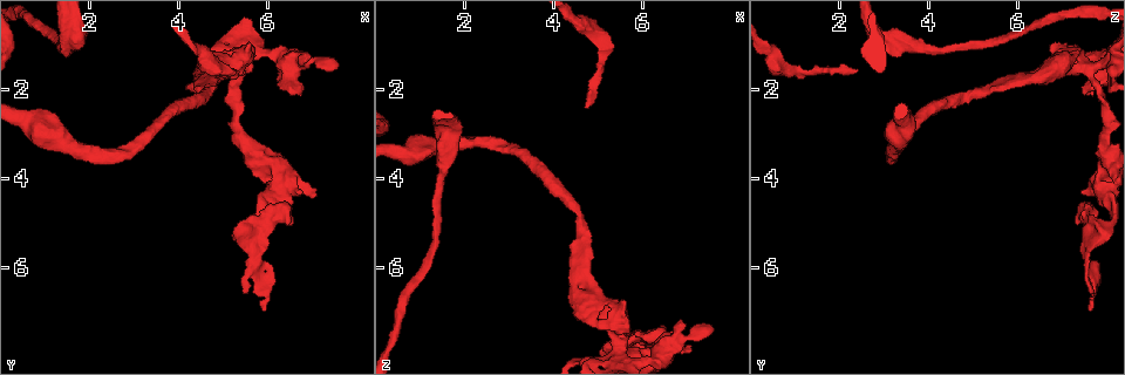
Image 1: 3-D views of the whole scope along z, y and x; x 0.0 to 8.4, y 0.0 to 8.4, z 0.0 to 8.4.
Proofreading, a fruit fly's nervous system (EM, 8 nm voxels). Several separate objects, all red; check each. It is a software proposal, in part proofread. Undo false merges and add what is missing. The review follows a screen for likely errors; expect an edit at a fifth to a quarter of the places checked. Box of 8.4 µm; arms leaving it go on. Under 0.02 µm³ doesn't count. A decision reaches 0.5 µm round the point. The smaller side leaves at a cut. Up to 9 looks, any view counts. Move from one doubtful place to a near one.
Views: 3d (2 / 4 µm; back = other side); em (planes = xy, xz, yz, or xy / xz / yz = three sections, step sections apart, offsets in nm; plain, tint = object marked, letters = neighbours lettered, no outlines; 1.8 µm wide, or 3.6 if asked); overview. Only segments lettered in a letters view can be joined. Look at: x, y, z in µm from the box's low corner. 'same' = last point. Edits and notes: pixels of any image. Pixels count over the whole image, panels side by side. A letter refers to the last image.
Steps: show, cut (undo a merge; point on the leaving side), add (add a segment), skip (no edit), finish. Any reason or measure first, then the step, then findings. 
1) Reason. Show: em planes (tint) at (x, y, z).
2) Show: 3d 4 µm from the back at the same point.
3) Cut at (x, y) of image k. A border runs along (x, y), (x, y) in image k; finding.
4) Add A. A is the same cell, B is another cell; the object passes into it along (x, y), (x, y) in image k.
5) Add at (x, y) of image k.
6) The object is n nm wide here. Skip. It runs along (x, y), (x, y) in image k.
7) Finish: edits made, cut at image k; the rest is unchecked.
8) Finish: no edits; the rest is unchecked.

Branch stops here. Show: 3d 2 µm at (4.75, 1.50, 2.40).

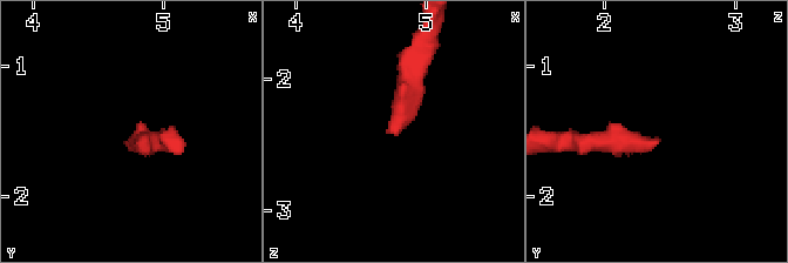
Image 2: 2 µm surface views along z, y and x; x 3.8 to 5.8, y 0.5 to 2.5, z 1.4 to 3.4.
Show: em planes (letters) at (4.72, 1.54, 2.42).

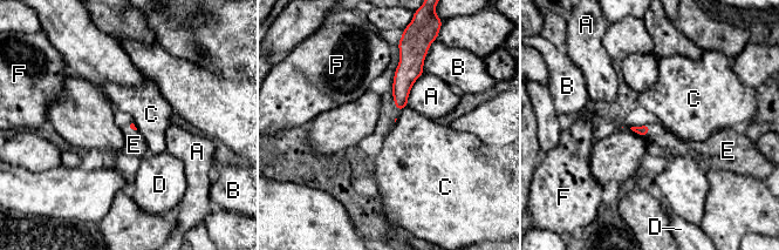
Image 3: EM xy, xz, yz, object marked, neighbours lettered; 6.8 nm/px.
The longest contact is with A, 260 nm. Add E. E is the same cell, A, B, C, D and F are other cells; the object passes into it along (642, 130), (649, 130), (661, 142) in image 3; the neuron continues.

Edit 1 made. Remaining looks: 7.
Show: em planes (letters) at (6.05, 6.45, 7.85).

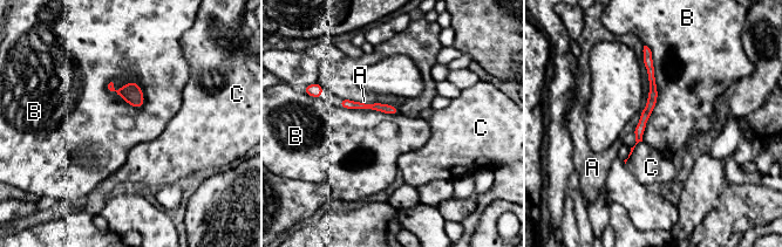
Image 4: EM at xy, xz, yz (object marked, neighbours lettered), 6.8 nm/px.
The longest contact is with B, 300 nm. Skip. A, B and C are other cells; none of them fits.

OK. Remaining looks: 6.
An open end. Show: 3d 2 µm from the back at (6.65, 2.15, 7.60).

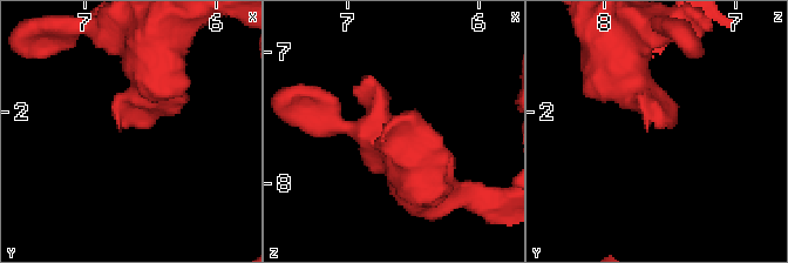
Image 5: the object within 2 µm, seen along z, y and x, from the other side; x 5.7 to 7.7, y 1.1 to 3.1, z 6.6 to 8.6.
Show: em planes (letters) at (6.68, 2.14, 7.54).

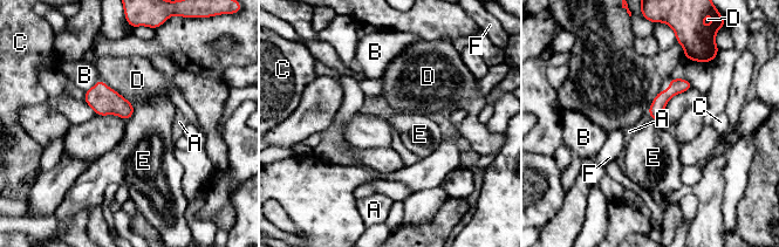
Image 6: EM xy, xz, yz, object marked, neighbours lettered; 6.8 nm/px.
Skip. A, B, C, D, E and F are other cells; no lettered segment goes on from it.

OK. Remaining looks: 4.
Calibre changes. Show: 3d 4 µm at (1.45, 1.10, 3.80).

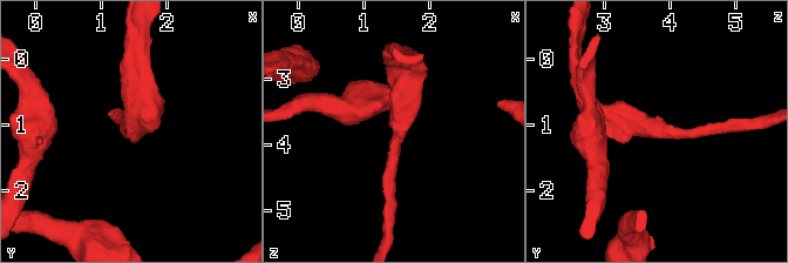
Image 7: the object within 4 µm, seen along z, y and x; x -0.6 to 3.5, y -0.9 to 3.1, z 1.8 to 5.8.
The arms are 180, 400 nm wide. Show: em xy step 16 (tint) at (1.55, 1.10, 3.80).

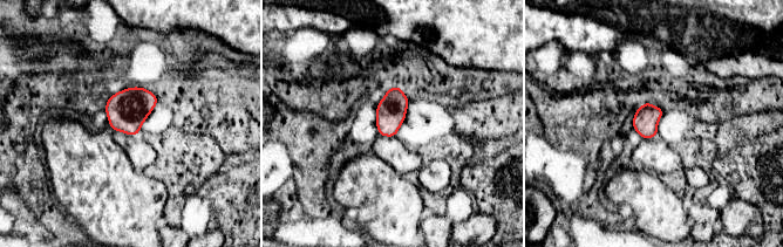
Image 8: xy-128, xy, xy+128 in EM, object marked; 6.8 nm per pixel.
Cut it another way. Show: em planes (letters) at the same point.

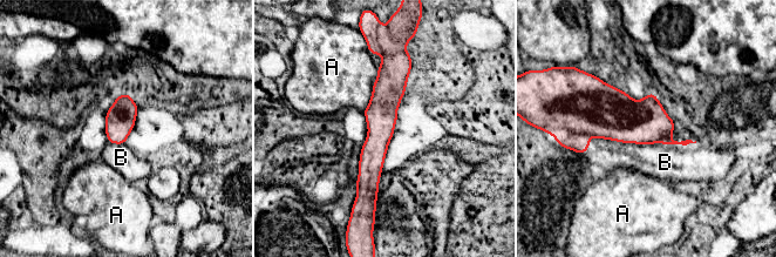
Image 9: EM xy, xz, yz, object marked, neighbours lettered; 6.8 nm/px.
The object is 200 nm wide here. Add B. B is the same cell, A is another cell; the object passes into it along (621, 119), (646, 143), (665, 162) in image 9; it goes on there.

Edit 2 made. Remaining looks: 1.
Finish: edits made, add at image 3, add at image 9; the rest is unchecked.

